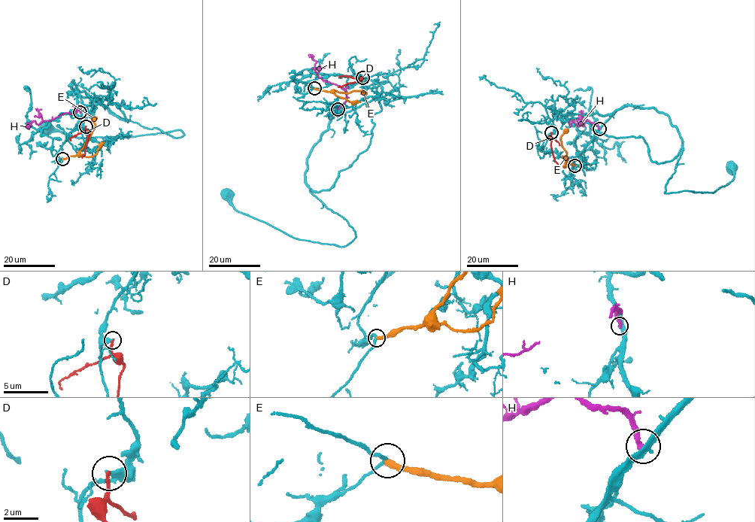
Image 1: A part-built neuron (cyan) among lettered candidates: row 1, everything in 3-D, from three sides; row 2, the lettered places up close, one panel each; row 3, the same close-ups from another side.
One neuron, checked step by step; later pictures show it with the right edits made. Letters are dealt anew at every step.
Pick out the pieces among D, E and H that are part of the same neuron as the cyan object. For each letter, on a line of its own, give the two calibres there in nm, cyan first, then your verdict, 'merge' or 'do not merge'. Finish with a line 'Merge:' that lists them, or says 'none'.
D: calibres 240 and 190 nm; do not merge
E: calibres 170 and 320 nm; do not merge
H: calibres 320 and 280 nm; do not merge
Merge: none

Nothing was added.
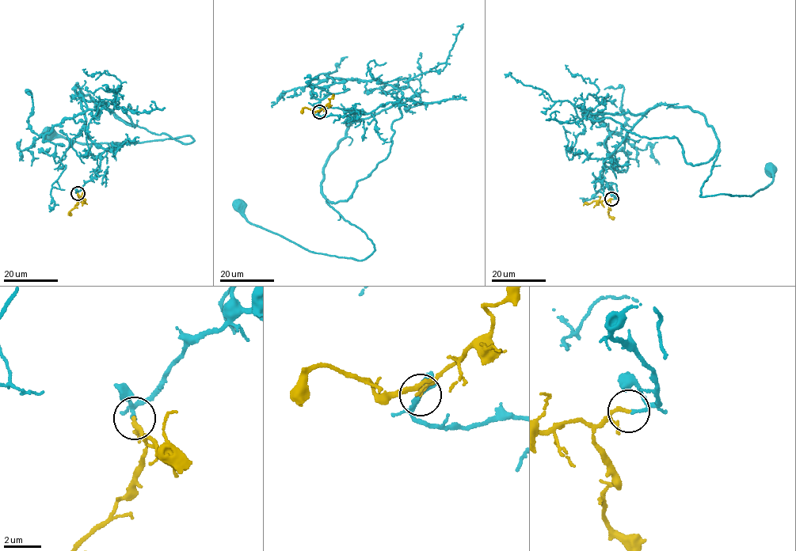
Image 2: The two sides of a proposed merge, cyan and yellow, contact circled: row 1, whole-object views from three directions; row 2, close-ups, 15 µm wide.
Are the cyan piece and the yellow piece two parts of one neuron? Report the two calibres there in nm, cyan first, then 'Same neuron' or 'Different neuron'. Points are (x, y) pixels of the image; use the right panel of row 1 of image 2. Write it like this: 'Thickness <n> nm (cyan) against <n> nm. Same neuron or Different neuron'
Thickness 130 nm (cyan) against 200 nm. Same neuron

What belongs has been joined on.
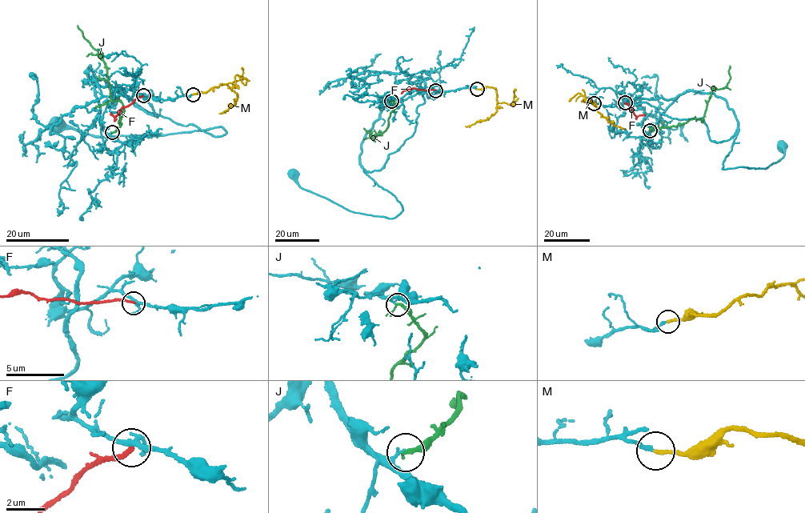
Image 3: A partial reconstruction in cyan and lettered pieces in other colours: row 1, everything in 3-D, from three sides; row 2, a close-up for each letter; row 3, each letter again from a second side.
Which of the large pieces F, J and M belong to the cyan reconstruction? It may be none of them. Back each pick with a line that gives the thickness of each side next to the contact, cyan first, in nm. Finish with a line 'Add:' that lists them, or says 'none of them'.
M: calibres 200 and 200 nm
Add: M

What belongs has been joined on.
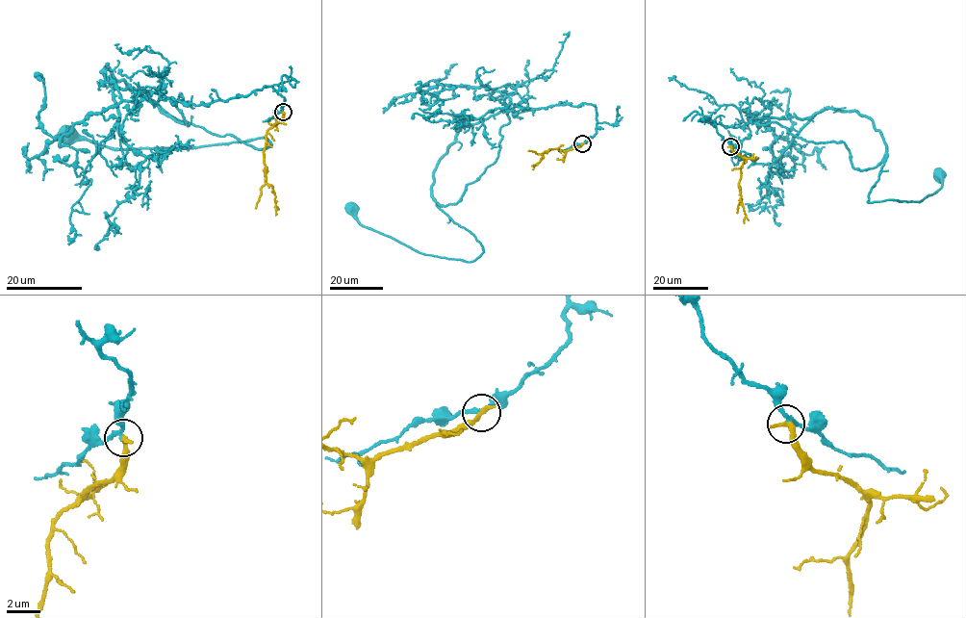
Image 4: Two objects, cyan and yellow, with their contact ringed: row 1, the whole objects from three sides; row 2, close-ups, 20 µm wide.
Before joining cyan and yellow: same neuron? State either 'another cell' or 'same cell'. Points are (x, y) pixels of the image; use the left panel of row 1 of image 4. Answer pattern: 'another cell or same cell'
another cell

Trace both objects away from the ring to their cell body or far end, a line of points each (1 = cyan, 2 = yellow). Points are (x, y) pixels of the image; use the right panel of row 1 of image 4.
1: (730, 146), (701, 118), (735, 128), (854, 111), (887, 155), (867, 201), (922, 201), (940, 190), (939, 173)
2: (730, 146), (732, 151), (743, 157), (739, 189), (746, 215), (744, 222)

